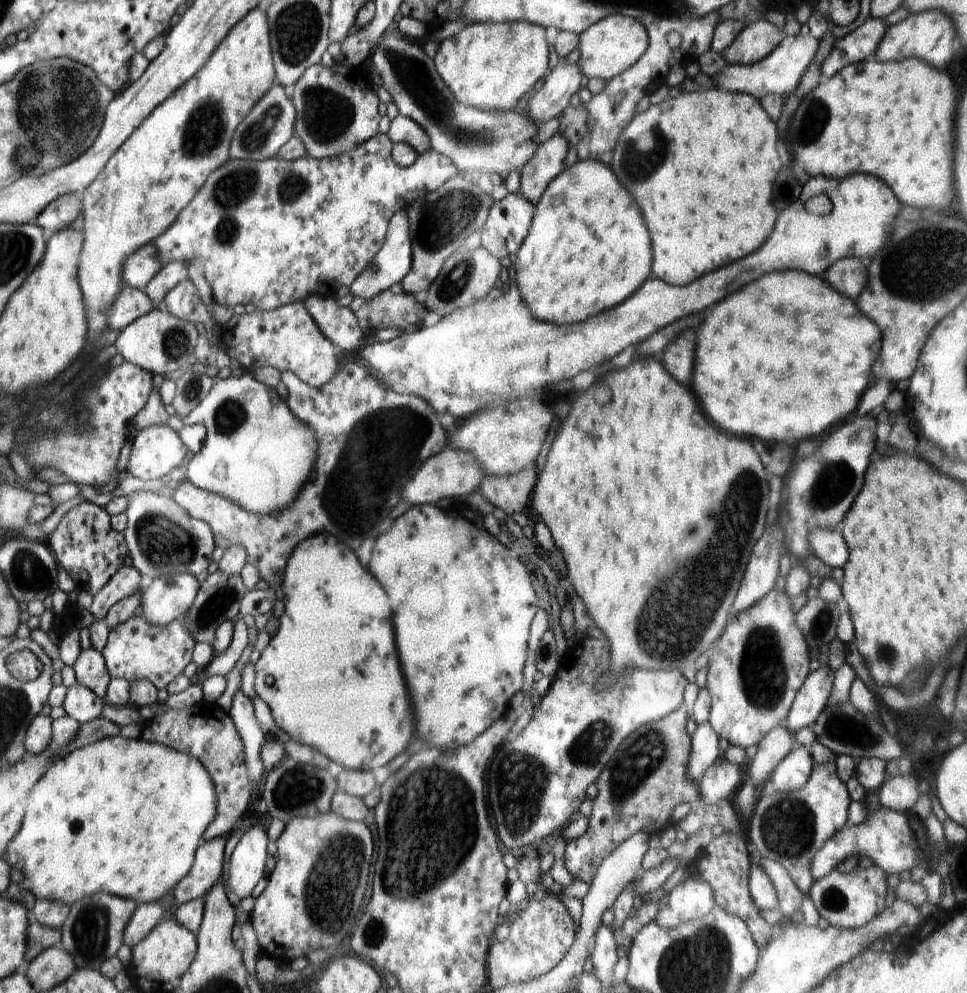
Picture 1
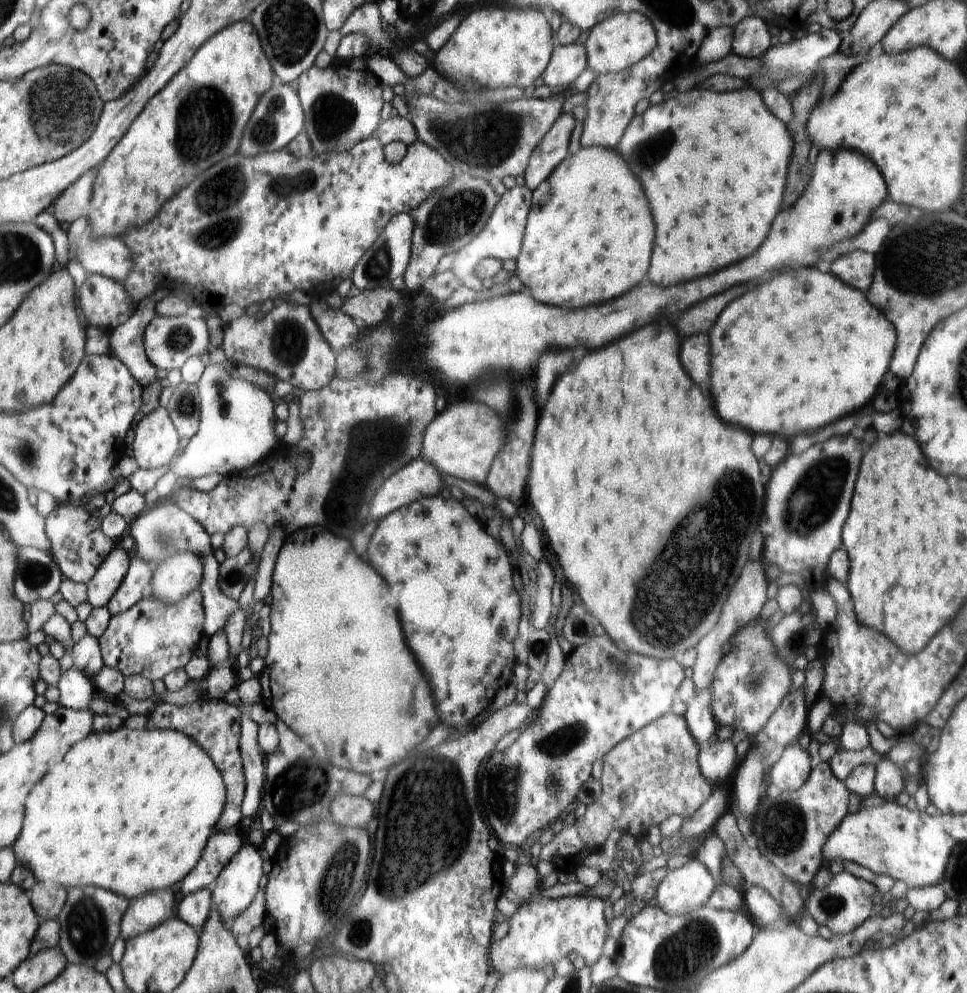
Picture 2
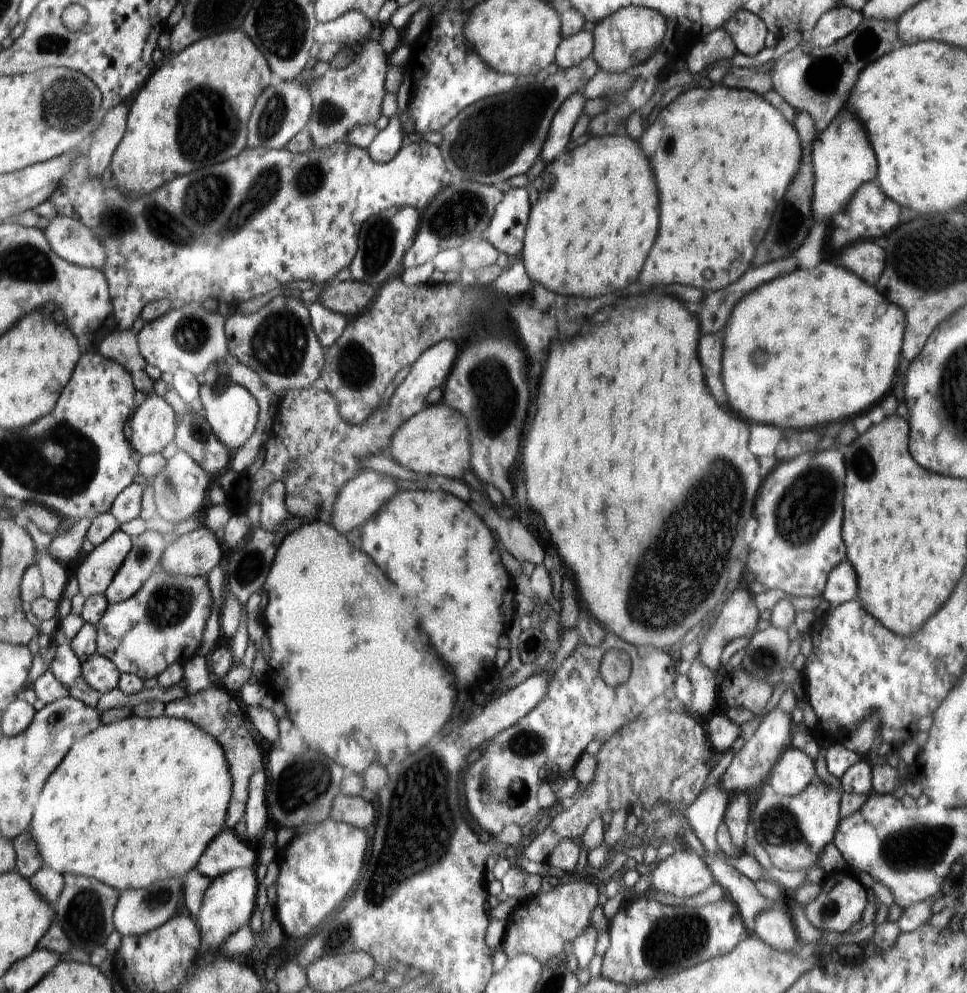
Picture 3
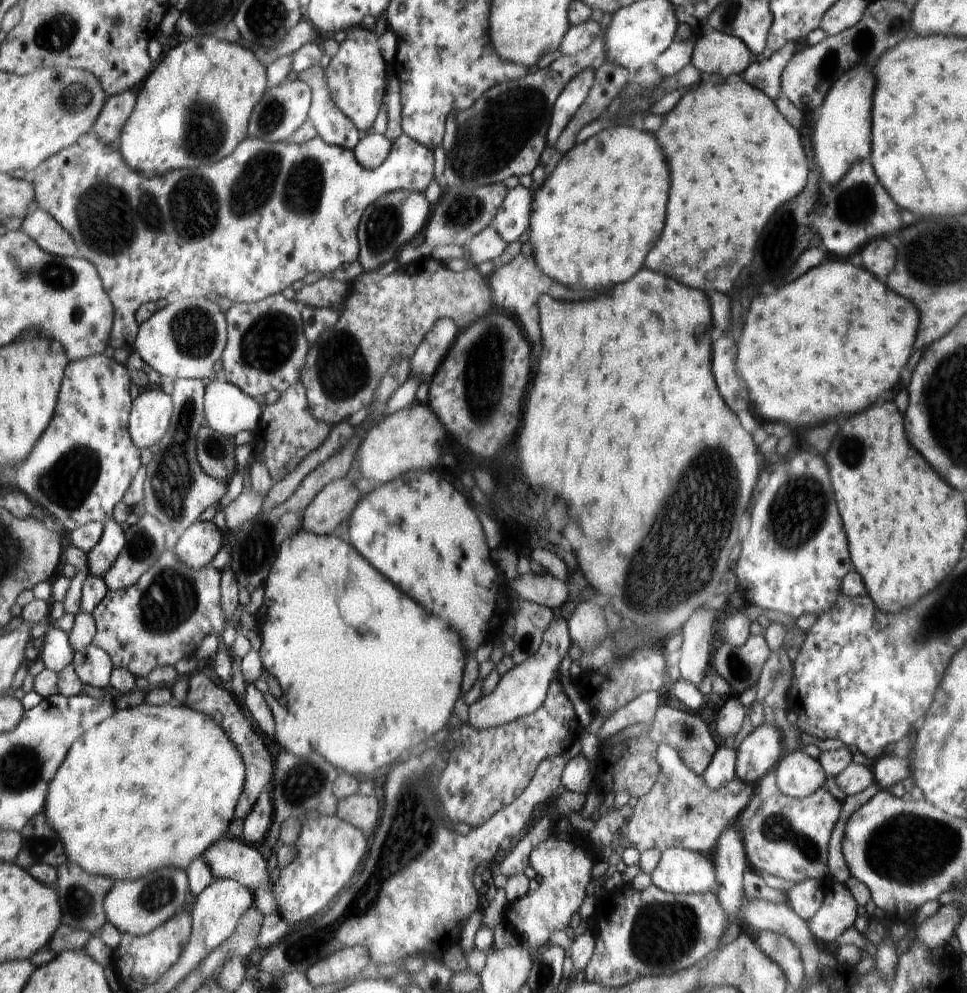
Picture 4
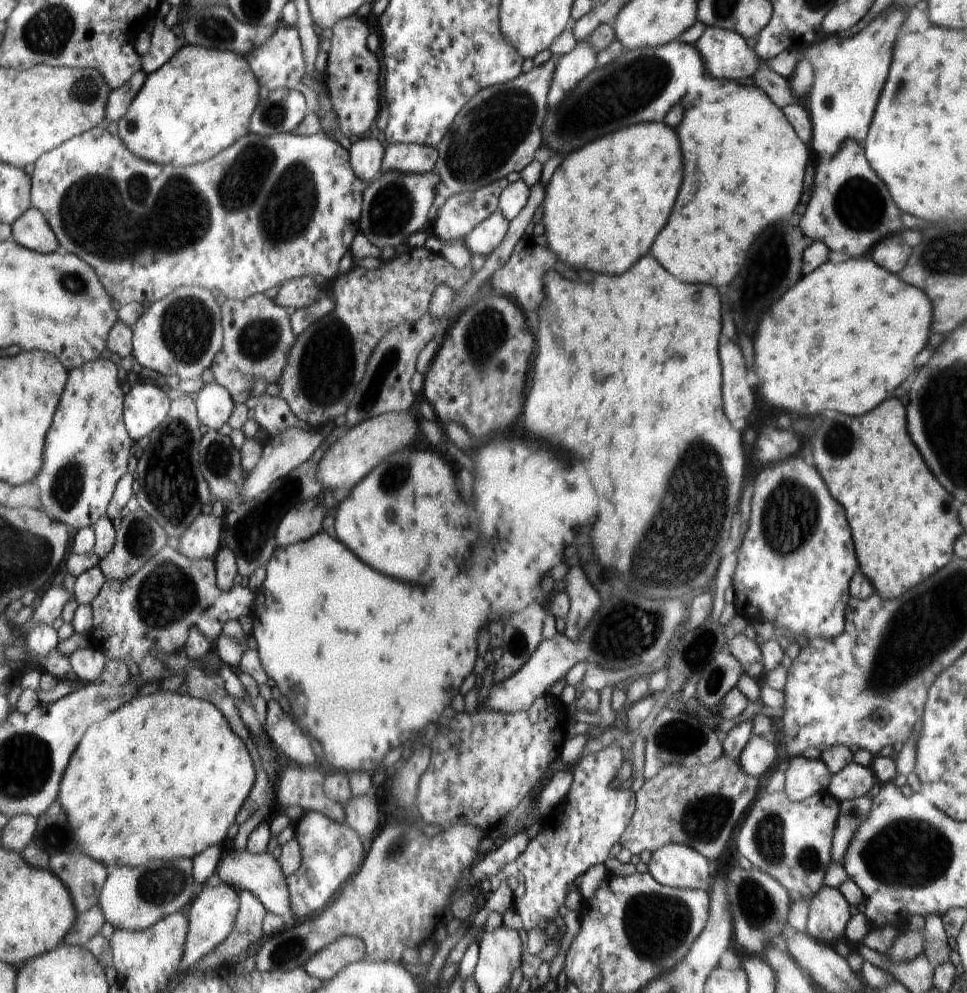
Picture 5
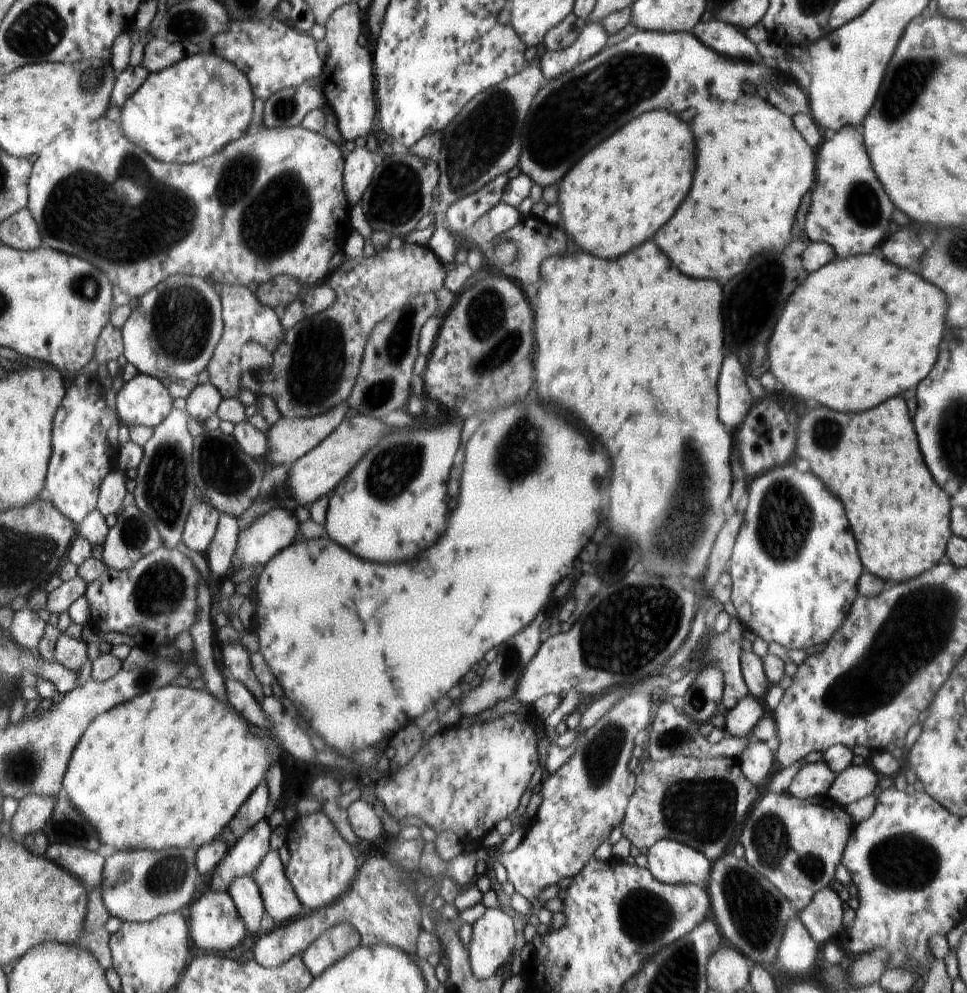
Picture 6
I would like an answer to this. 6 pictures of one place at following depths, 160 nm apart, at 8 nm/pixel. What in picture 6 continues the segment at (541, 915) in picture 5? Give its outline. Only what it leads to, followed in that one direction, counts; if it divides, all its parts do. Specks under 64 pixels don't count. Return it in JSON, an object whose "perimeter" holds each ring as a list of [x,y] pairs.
{"perimeter":[[[648,688],[632,690],[616,706],[602,716],[594,726],[586,729],[574,756],[555,774],[546,773],[544,781],[537,788],[542,794],[542,804],[532,822],[526,828],[522,844],[515,850],[498,855],[508,873],[508,881],[515,892],[534,903],[534,898],[546,888],[562,878],[573,878],[594,857],[594,851],[602,842],[608,840],[610,832],[620,826],[625,810],[635,789],[635,775],[628,769],[632,756],[634,738],[641,729],[648,729],[652,720],[651,690]]]}

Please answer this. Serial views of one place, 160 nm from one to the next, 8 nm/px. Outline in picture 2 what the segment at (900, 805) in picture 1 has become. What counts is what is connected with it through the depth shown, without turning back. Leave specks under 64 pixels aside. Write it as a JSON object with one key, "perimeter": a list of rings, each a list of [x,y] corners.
{"perimeter":[[[890,759],[881,760],[875,766],[875,793],[890,801],[904,792],[905,770],[895,765]]]}

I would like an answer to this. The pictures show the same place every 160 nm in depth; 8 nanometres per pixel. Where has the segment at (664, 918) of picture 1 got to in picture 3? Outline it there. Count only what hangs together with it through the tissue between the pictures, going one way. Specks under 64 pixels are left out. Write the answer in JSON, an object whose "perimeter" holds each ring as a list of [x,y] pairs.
{"perimeter":[[[682,848],[658,862],[650,875],[650,882],[650,888],[662,894],[690,898],[709,889],[715,880],[701,856]]]}

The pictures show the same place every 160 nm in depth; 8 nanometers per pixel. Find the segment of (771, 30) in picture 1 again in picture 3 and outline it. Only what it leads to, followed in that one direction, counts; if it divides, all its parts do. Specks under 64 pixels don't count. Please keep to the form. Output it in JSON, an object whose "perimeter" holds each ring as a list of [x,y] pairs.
{"perimeter":[[[743,8],[727,19],[722,29],[730,33],[738,53],[756,56],[765,47],[767,28],[764,21]]]}

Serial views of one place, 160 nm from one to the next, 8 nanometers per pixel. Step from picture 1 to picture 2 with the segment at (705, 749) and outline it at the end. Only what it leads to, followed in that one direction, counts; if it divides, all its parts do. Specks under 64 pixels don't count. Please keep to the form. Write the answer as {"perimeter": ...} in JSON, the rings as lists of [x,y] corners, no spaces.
{"perimeter":[[[708,688],[701,693],[697,693],[692,702],[687,704],[687,712],[683,716],[692,736],[697,740],[699,748],[706,742],[710,744],[712,739],[716,737],[718,730],[710,705],[711,692]]]}

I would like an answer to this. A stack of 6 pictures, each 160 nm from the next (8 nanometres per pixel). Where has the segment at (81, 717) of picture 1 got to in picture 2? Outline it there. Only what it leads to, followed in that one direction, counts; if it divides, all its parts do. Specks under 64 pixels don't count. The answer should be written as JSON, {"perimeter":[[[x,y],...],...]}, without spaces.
{"perimeter":[[[74,667],[61,673],[57,687],[59,704],[79,711],[88,711],[93,696],[97,694],[94,684]]]}

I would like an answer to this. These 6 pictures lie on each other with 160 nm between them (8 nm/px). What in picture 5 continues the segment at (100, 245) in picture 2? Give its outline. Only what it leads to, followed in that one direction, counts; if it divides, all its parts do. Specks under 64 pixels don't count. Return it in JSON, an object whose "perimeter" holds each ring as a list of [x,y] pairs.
{"perimeter":[[[33,206],[12,223],[11,227],[12,239],[19,245],[39,253],[53,253],[60,250],[58,239],[46,217]]]}

